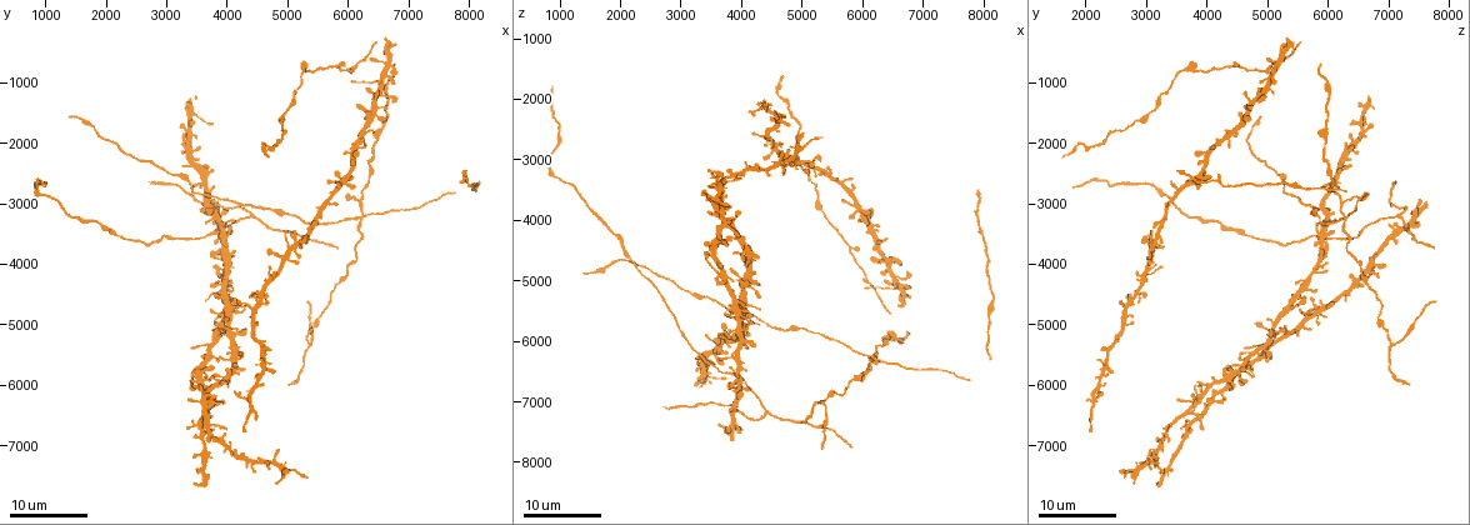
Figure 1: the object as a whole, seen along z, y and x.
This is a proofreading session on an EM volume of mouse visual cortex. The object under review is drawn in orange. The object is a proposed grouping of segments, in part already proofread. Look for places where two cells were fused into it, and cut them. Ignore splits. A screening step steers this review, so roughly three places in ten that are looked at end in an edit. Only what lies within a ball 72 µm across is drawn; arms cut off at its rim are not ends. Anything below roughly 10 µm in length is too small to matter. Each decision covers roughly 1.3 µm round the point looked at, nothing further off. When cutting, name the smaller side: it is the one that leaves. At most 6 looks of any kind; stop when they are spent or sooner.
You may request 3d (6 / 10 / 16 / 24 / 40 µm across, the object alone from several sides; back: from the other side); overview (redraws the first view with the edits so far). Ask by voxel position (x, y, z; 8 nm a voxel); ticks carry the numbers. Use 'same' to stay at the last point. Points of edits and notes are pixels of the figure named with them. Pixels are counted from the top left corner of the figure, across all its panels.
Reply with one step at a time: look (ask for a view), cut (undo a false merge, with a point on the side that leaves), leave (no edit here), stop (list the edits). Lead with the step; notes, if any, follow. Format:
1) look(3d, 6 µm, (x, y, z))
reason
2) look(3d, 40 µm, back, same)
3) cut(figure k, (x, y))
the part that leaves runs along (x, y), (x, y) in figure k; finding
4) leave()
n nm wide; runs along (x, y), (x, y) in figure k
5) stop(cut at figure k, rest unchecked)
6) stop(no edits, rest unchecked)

look(3d, 16 µm, (6200, 3250, 6300))
looks like a crossing

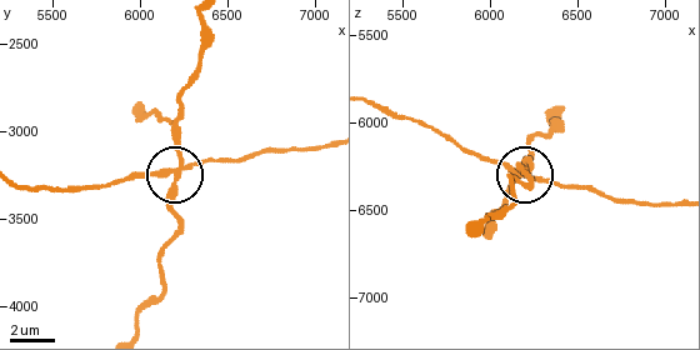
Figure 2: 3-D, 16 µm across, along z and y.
look(3d, 6 µm, same)
zoom in

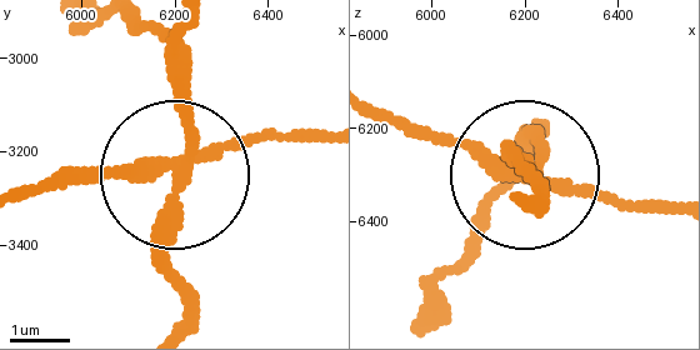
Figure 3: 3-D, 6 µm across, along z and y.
leave()
4 arms; runs along (371, 104), (491, 149), (535, 184) in figure 3; one cell here

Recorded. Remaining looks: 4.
look(3d, 24 µm, (5400, 5350, 7000))
three arms meet

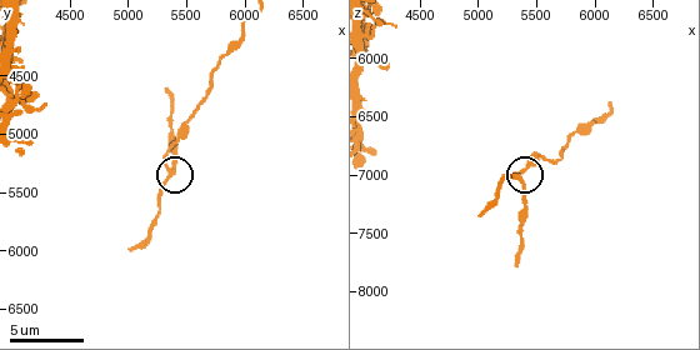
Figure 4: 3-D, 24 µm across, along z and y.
look(3d, 10 µm, (5340, 5320, 7040))

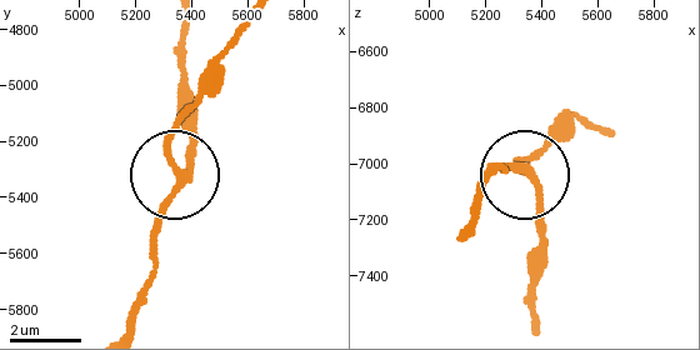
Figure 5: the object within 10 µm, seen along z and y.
leave()
continuous, no second cell

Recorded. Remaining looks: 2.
look(3d, 10 µm, (5540, 4840, 6840))
thick turns thin

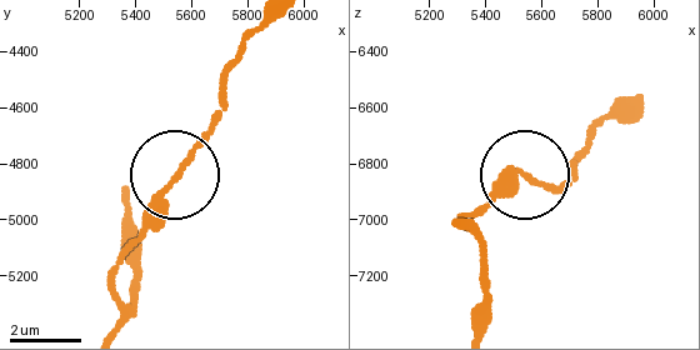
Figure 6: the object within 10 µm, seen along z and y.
look(3d, 10 µm, back, (5540, 4850, 6840))

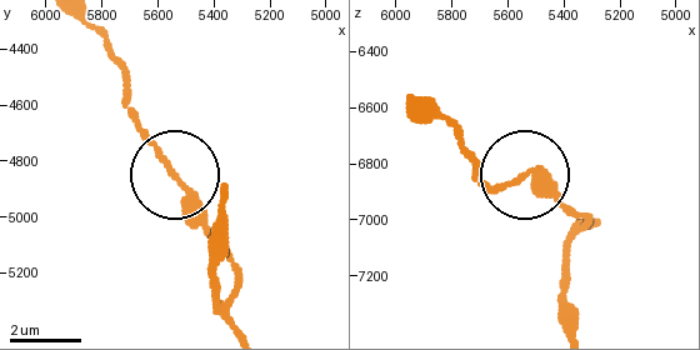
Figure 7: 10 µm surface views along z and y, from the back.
leave()
runs along (423, 100), (468, 145), (485, 181), (528, 173), (581, 214) in figure 7; continuous, no second cell

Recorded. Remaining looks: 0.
stop(no edits, rest unchecked)

